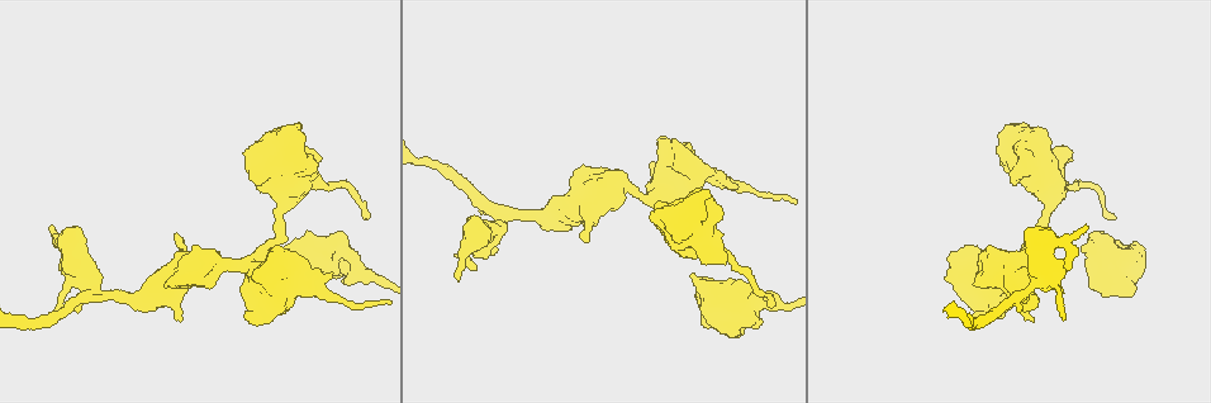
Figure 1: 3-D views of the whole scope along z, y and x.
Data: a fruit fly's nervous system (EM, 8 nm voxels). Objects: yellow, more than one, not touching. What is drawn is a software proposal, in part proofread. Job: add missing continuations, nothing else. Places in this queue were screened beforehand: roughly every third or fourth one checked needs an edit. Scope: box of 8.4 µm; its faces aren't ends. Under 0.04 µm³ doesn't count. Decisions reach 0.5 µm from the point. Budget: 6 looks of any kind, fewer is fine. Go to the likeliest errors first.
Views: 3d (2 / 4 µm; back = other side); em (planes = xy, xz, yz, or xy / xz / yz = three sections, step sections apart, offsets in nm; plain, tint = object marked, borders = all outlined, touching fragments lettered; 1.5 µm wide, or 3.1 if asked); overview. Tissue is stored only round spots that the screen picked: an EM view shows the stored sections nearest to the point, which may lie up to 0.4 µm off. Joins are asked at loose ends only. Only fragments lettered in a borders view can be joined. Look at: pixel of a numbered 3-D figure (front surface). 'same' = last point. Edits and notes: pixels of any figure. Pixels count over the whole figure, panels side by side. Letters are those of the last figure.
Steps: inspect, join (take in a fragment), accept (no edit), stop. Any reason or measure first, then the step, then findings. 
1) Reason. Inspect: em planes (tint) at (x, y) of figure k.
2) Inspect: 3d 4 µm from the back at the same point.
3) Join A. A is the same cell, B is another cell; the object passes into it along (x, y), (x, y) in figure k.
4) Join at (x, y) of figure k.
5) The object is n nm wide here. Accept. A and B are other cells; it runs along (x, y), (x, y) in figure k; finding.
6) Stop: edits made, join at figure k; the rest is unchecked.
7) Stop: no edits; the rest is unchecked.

An open end. Inspect: 3d 4 µm at (1081, 250) of figure 1.

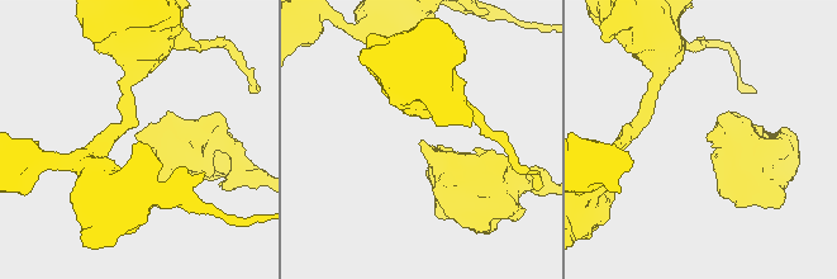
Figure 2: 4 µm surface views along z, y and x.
Inspect: em planes (plain) at (422, 140) of figure 2.

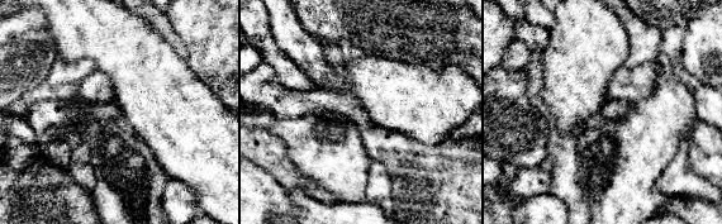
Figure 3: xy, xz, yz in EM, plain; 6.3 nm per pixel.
Inspect: em planes (borders) at the same point.

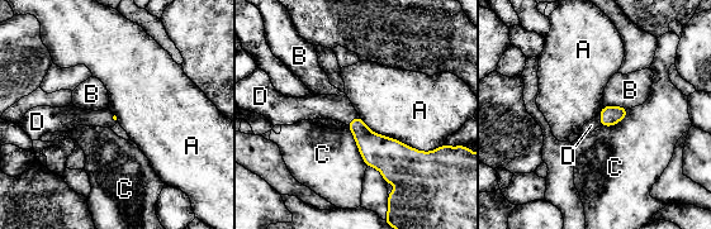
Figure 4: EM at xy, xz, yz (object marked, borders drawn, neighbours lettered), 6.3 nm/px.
Join D. D is the same cell, A, B and C are other cells; the object passes into it along (610, 115), (600, 119), (591, 125) in figure 4; it goes on there.

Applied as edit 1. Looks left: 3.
Inspect: overview.

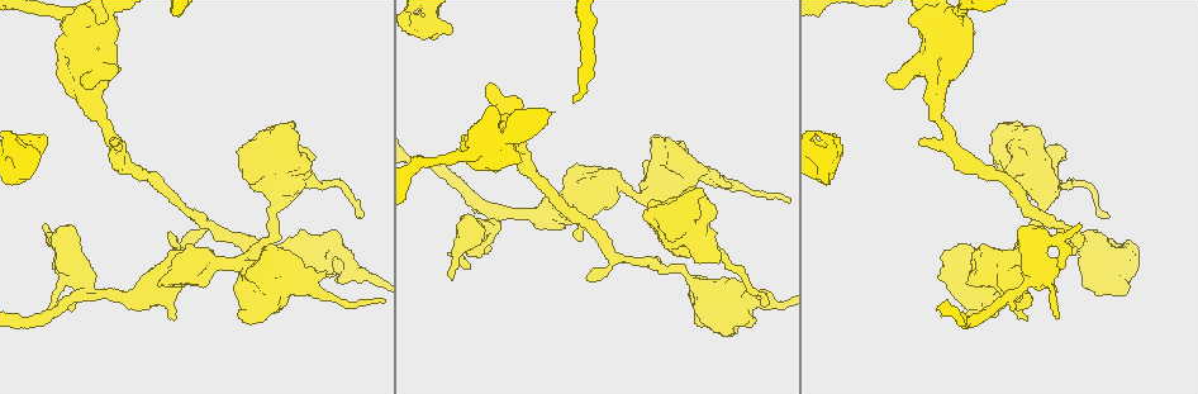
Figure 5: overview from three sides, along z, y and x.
Thin end. Inspect: em planes (plain) at (763, 306) of figure 5.

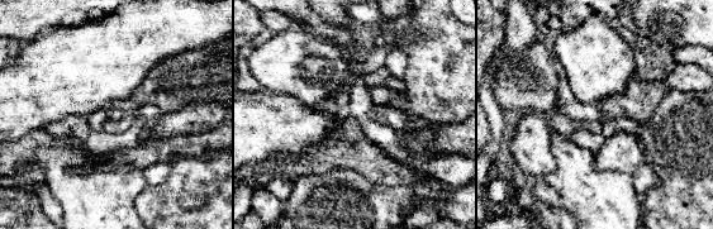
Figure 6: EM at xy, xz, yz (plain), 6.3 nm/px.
Inspect: em planes (borders) at the same point.

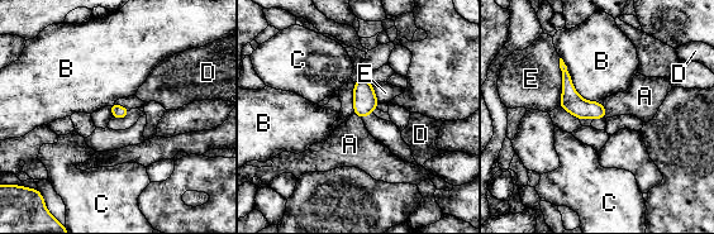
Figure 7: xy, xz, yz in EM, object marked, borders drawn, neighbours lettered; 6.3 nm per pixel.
The object is 90 nm wide here. Accept. A, B, C, D and E are other cells; it runs along (563, 68), (569, 92), (601, 114) in figure 7; no lettered fragment goes on from it.

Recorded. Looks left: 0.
Stop: edits made, join at figure 4; the rest is unchecked.

